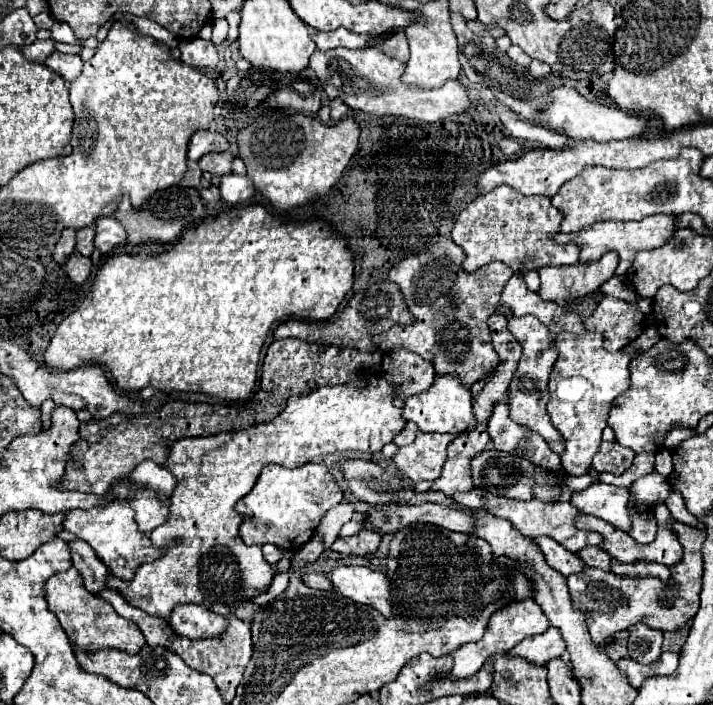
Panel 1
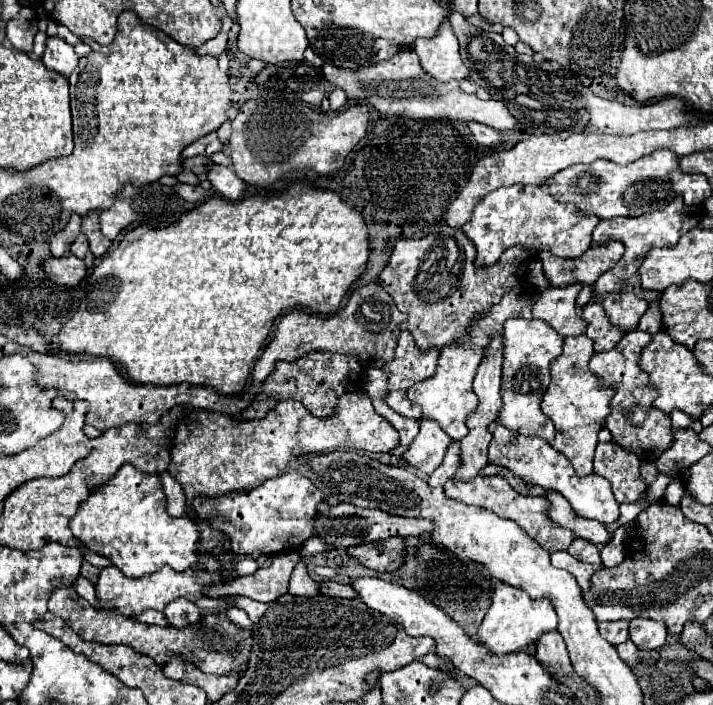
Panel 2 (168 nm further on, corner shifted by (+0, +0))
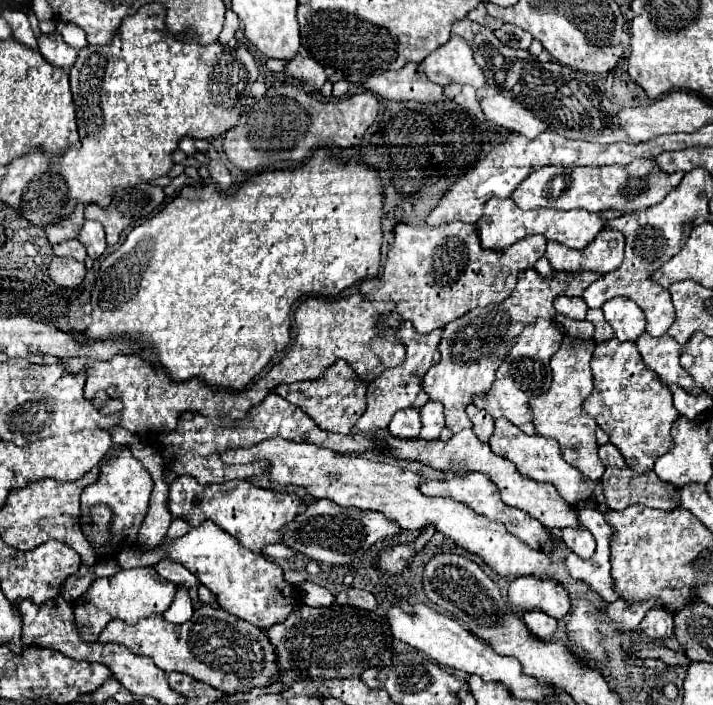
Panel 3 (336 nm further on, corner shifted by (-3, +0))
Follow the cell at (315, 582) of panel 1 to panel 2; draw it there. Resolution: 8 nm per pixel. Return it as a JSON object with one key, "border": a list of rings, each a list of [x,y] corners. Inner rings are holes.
{"border":[[[322,581],[320,583],[320,593],[330,595],[330,597],[356,597],[356,591],[352,591],[350,585],[346,583],[336,583],[336,581]]]}

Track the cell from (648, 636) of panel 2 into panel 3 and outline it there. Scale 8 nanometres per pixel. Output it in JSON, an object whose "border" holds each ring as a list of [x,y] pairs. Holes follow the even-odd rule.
{"border":[[[655,607],[655,609],[647,611],[647,615],[643,617],[639,627],[653,641],[663,641],[673,635],[673,617],[663,607]]]}

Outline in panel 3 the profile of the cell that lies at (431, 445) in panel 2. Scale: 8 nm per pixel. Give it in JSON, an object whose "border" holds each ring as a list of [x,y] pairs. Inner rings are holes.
{"border":[[[427,401],[421,409],[421,437],[423,439],[439,439],[439,433],[445,427],[443,405],[439,401]]]}

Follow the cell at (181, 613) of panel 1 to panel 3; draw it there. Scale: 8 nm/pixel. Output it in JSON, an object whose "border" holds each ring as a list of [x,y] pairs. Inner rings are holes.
{"border":[[[179,587],[177,593],[175,593],[175,599],[171,603],[171,607],[163,613],[163,617],[171,623],[183,623],[187,621],[189,617],[193,615],[193,605],[191,605],[191,599],[189,599],[189,593],[185,587]]]}

